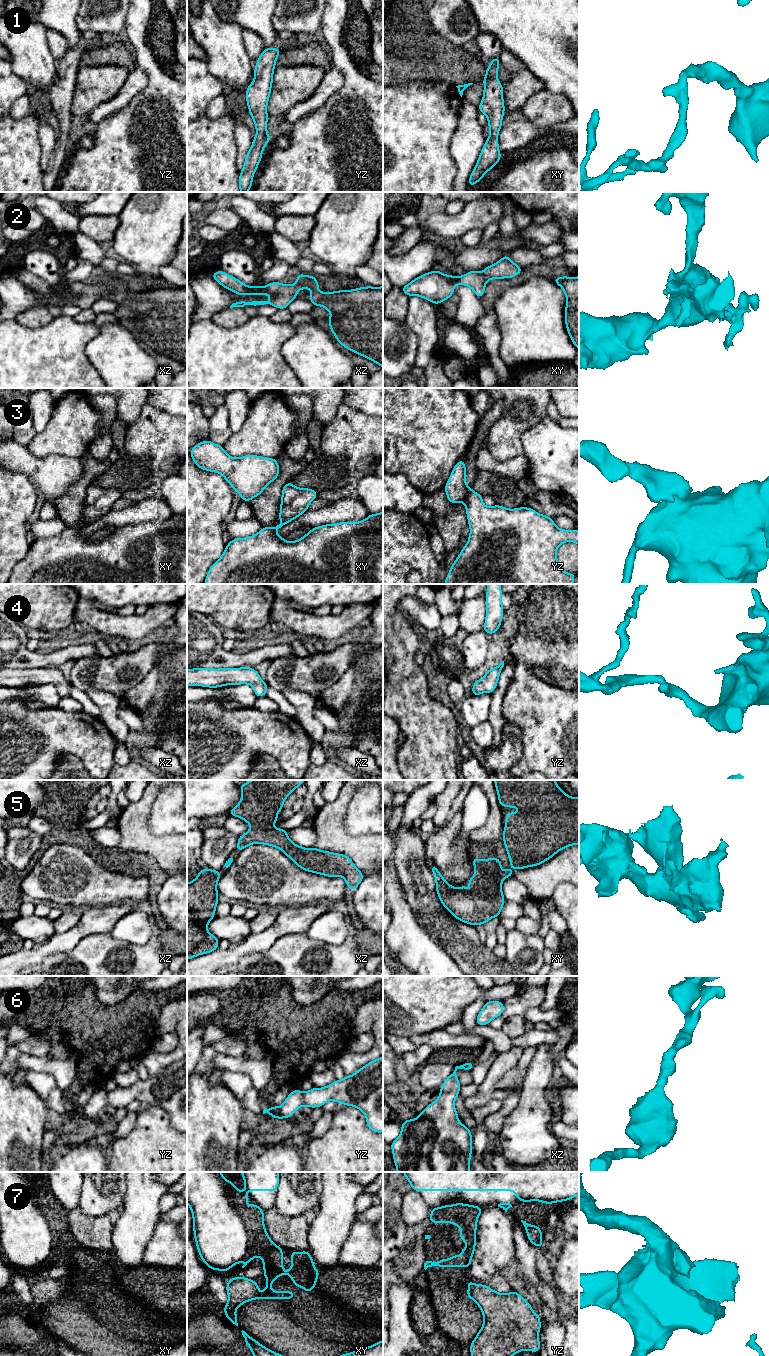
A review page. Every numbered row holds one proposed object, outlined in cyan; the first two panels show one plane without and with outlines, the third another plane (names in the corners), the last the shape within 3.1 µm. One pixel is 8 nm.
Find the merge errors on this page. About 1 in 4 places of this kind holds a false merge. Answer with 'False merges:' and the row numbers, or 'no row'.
False merges: 7

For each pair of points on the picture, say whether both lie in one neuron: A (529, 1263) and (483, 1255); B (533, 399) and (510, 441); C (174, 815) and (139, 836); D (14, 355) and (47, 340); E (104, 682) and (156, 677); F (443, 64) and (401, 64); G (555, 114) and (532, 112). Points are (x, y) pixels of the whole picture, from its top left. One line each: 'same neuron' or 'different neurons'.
A: different neurons
B: same neuron
C: different neurons
D: same neuron
E: different neurons
F: same neuron
G: same neuron

